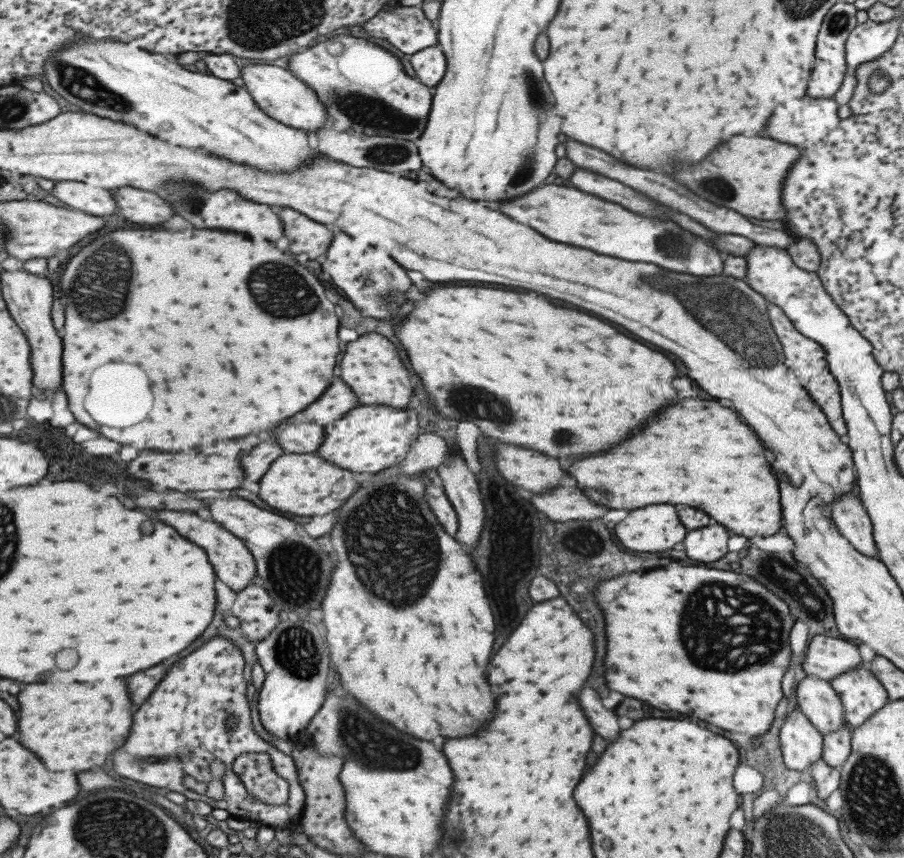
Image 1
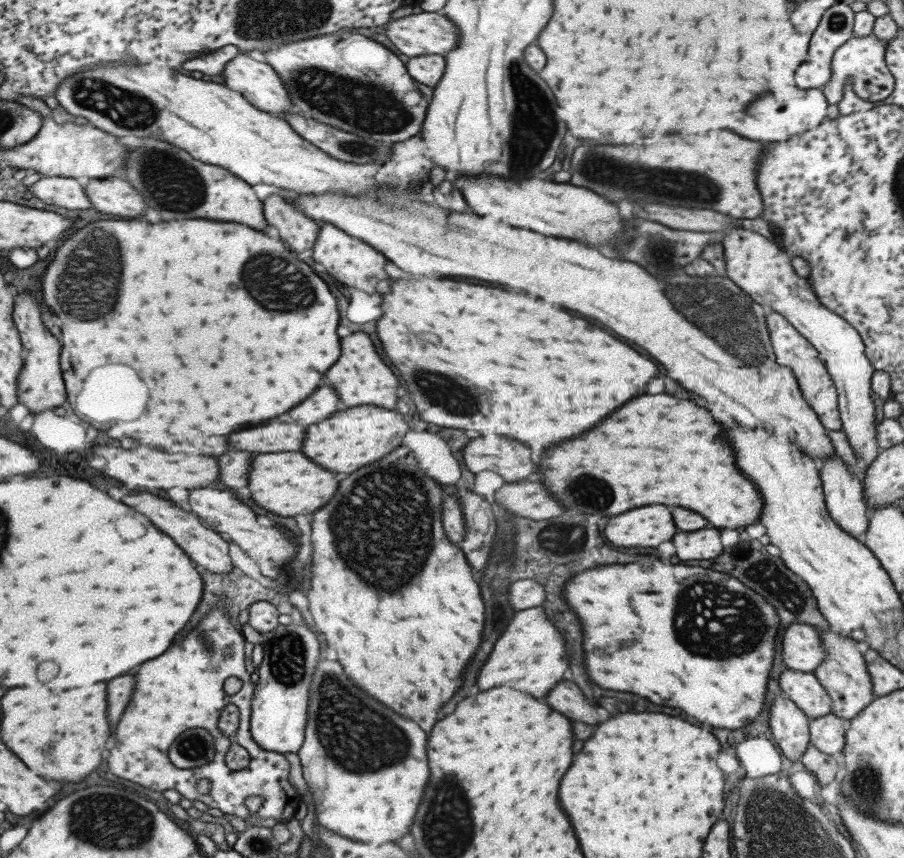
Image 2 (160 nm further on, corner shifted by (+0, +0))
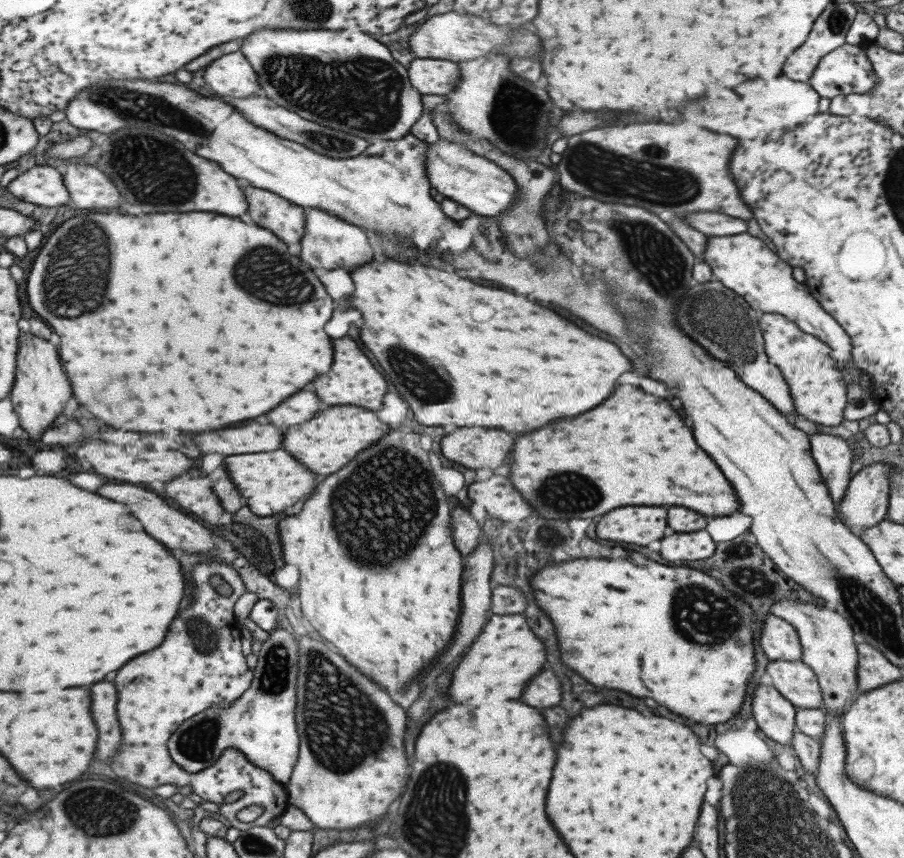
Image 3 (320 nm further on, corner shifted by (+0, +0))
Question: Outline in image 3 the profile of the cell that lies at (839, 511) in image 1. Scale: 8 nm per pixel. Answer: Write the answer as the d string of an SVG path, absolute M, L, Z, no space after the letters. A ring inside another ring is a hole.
M829 429L809 435L808 440L811 458L815 461L820 477L827 486L829 496L834 504L838 505L851 478L850 446L838 435L833 435Z

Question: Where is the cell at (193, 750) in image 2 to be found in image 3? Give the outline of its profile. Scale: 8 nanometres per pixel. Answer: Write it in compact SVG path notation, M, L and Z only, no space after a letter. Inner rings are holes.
M275 628L261 643L250 685L238 699L222 709L208 706L201 714L183 721L167 739L167 751L176 768L193 773L213 764L227 748L237 749L255 766L267 771L277 783L286 784L297 760L299 738L293 720L298 648L296 634Z

